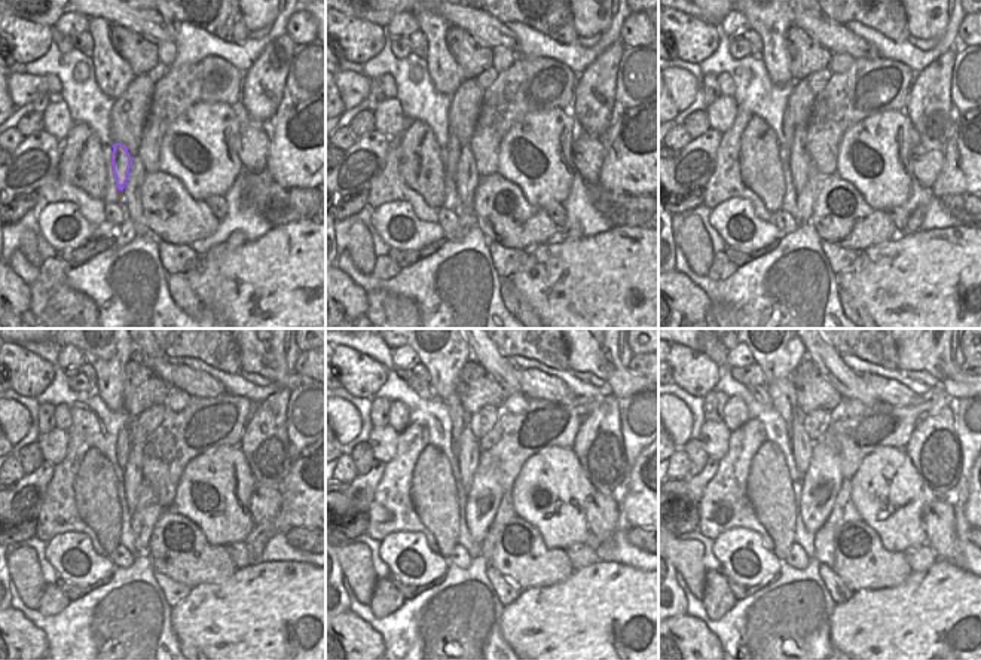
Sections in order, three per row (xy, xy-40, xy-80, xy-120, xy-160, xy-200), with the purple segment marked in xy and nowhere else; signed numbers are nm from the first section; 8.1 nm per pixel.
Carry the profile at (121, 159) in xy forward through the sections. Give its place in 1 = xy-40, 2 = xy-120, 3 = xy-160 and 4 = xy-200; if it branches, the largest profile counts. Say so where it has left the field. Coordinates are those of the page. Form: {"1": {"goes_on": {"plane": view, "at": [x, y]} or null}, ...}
{"1": {"goes_on": {"plane": "xy-40", "at": [454, 146]}}, "2": {"goes_on": {"plane": "xy-120", "at": [124, 436]}}, "3": {"goes_on": {"plane": "xy-160", "at": [460, 419]}}, "4": {"goes_on": {"plane": "xy-200", "at": [782, 391]}}}

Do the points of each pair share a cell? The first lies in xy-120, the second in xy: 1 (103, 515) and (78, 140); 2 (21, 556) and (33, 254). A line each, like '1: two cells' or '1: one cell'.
1: one cell
2: one cell

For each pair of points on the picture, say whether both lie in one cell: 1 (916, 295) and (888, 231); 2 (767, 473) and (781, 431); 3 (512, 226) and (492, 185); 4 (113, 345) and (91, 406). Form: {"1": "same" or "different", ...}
{"1": "different", "2": "different", "3": "same", "4": "different"}

